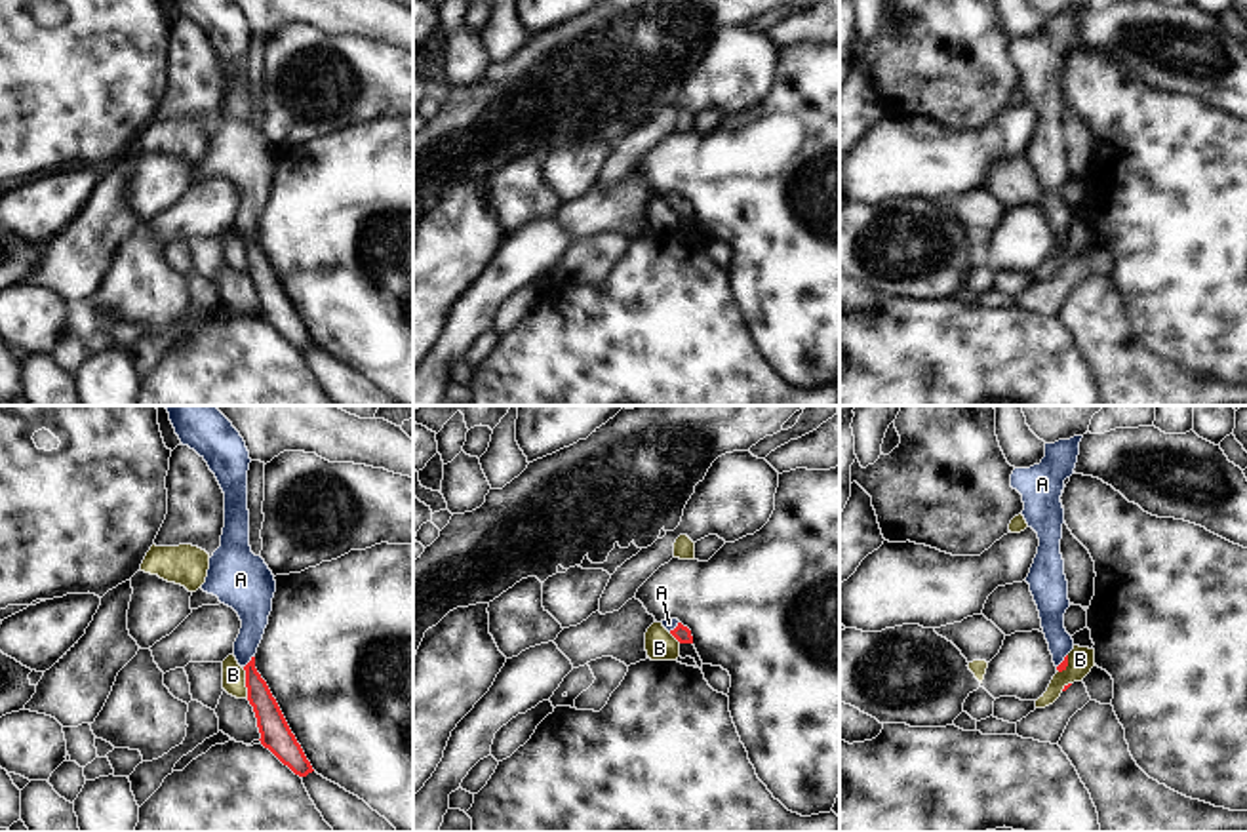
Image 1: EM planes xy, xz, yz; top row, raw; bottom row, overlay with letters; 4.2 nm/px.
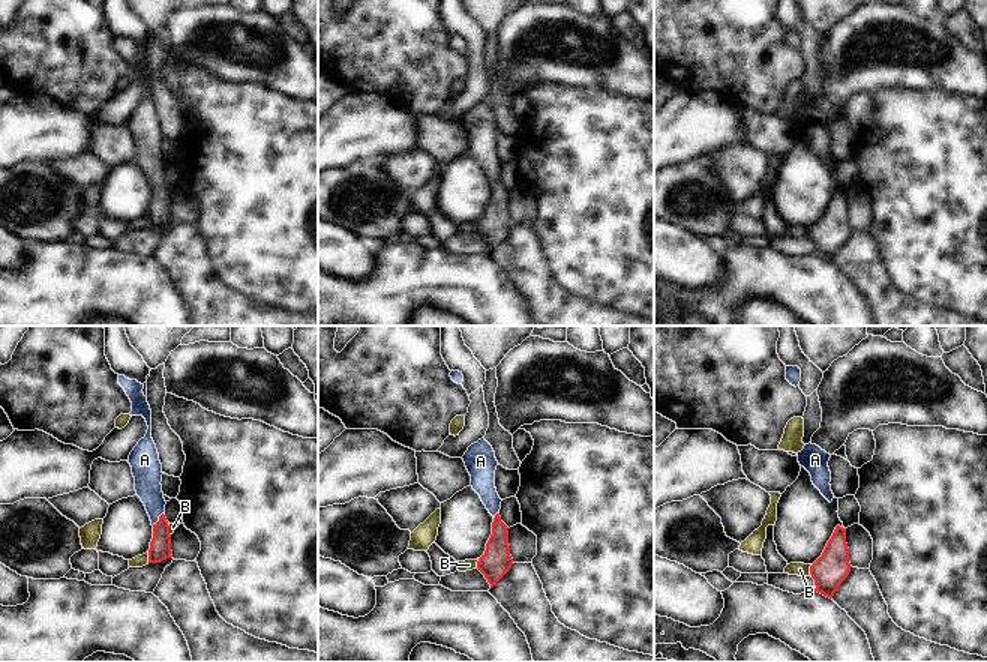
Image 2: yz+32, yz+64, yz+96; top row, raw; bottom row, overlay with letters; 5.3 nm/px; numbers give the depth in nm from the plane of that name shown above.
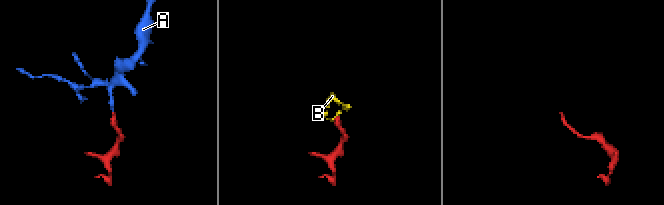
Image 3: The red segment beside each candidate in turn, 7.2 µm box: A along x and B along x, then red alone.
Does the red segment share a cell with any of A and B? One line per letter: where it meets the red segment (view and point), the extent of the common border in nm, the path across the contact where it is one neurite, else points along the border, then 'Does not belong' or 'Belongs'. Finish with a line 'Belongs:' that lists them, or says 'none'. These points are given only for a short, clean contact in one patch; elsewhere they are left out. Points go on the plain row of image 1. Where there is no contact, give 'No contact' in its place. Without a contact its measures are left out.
A: Touches red at xy (250, 235). Shared border 70 nm. Path across: xy (269, 290), (257, 267), (250, 235), (252, 176). Belongs
B: Touches red at xy (246, 257). Shared border 130 nm. Boundary: xy (242, 242), (248, 271). Does not belong
Belongs: A.

